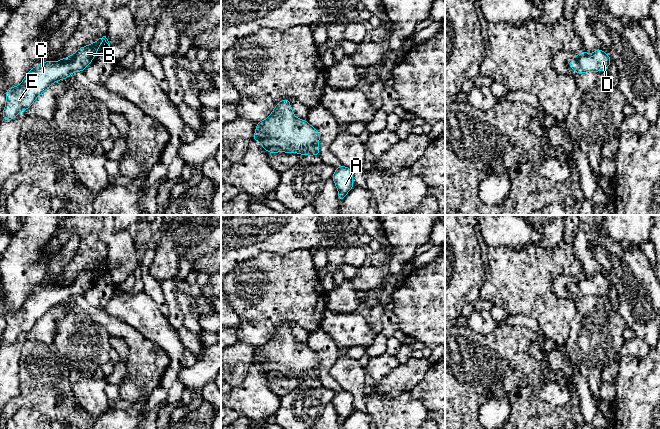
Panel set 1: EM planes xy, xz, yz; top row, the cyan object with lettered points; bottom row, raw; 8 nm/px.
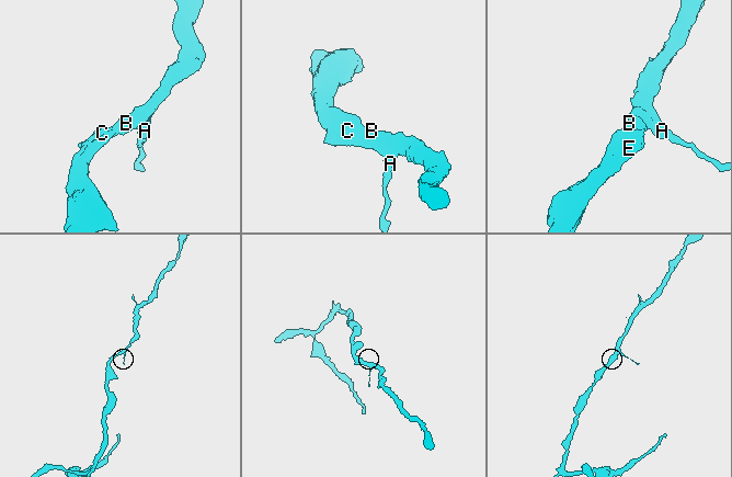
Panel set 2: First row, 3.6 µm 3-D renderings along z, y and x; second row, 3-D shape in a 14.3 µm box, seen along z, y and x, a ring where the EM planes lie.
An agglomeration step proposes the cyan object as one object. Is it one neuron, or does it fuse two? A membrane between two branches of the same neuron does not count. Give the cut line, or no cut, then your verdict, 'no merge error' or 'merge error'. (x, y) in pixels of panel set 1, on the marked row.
cut none; no merge error

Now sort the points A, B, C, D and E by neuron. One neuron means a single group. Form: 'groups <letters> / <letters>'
groups A B C D E

